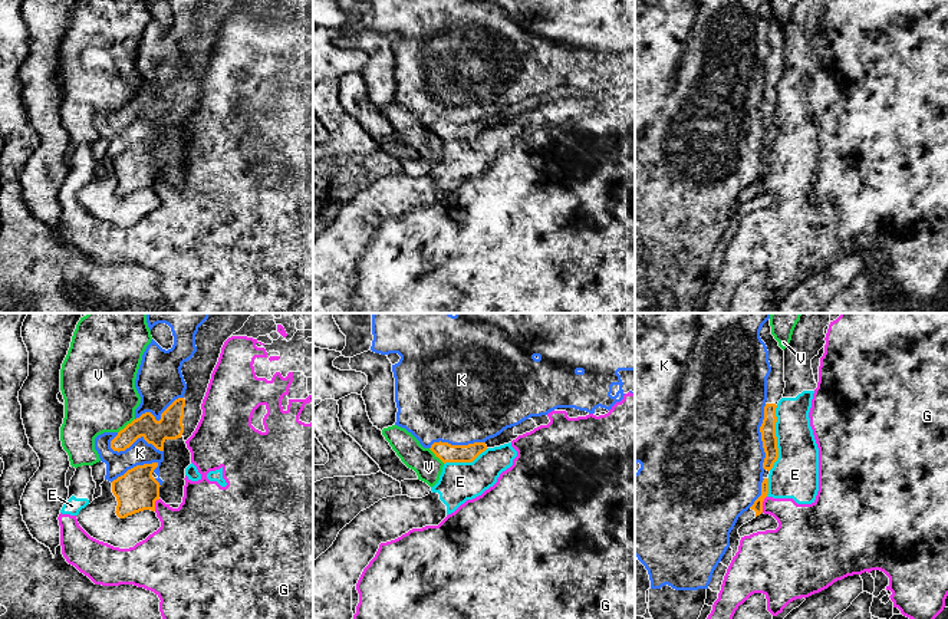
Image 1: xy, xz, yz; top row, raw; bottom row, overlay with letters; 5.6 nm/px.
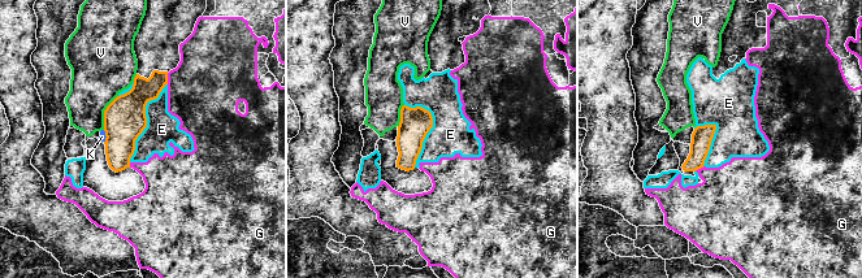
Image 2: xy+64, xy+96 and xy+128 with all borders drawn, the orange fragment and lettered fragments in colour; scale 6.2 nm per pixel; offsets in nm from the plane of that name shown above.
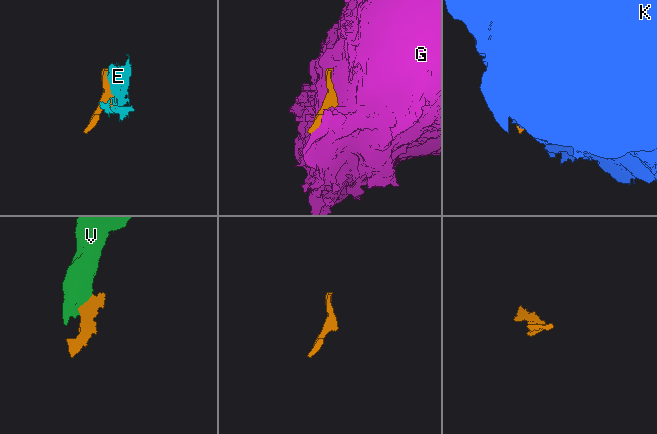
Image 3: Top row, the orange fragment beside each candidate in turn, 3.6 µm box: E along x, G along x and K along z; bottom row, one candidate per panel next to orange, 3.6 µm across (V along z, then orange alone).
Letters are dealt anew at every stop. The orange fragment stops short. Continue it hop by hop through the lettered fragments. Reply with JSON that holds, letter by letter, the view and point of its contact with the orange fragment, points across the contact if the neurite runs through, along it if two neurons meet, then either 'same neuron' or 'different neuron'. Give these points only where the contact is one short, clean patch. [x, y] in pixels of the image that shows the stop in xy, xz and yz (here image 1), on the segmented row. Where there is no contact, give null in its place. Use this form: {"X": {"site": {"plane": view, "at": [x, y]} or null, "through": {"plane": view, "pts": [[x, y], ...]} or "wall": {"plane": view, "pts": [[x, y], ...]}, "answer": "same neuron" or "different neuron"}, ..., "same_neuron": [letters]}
{"E": {"site": {"plane": "yz", "at": [776, 438]}, "answer": "different neuron"}, "G": {"site": {"plane": "yz", "at": [761, 504]}, "answer": "different neuron"}, "K": {"site": {"plane": "xy", "at": [134, 441]}, "answer": "different neuron"}, "V": {"site": {"plane": "xy", "at": [127, 425]}, "wall": {"plane": "xy", "pts": [[134, 418], [118, 433]]}, "answer": "different neuron"}, "same_neuron": []}

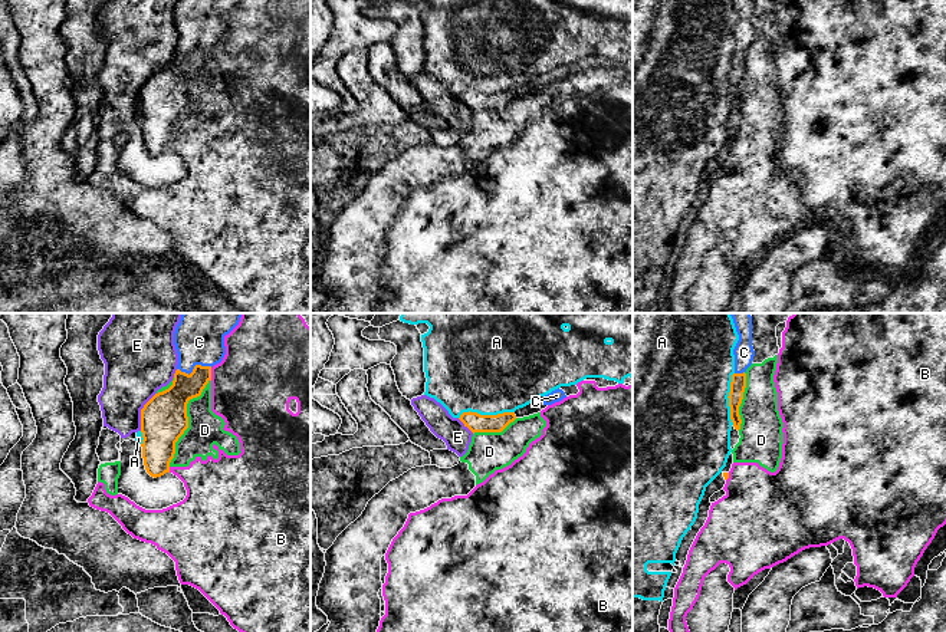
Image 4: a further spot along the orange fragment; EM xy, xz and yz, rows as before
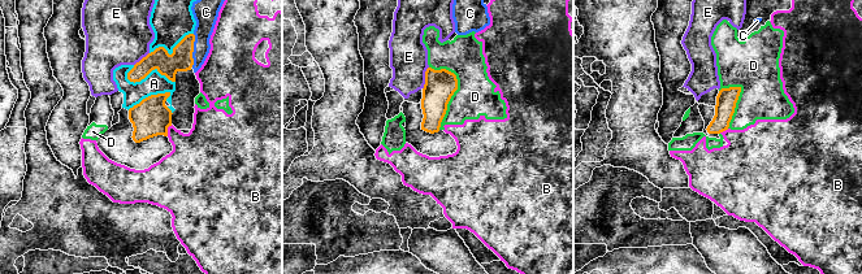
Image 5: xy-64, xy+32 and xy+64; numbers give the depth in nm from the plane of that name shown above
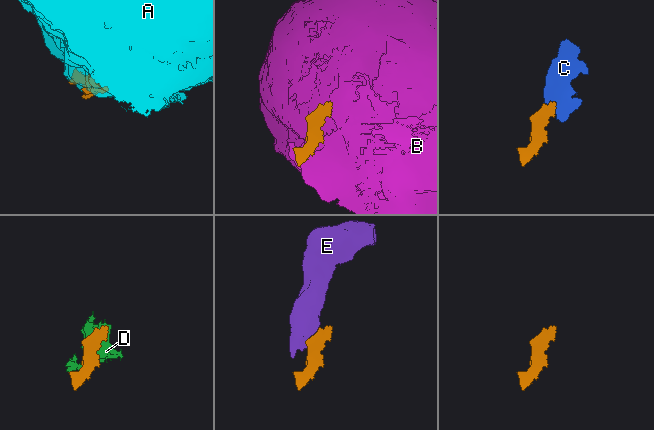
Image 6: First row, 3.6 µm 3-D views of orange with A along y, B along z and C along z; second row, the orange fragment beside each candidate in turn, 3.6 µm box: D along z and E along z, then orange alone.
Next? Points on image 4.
{"A": {"site": {"plane": "xz", "at": [485, 415]}, "answer": "different neuron"}, "B": {"site": {"plane": "xy", "at": [210, 374]}, "answer": "different neuron"}, "C": {"site": {"plane": "xy", "at": [194, 368]}, "through": {"plane": "xy", "pts": [[170, 405], [189, 382], [194, 368], [199, 338]]}, "answer": "same neuron"}, "D": {"site": {"plane": "xy", "at": [187, 421]}, "answer": "different neuron"}, "E": {"site": {"plane": "xy", "at": [141, 411]}, "wall": {"plane": "xy", "pts": [[155, 392], [141, 410], [140, 430]]}, "answer": "different neuron"}, "same_neuron": ["C"]}

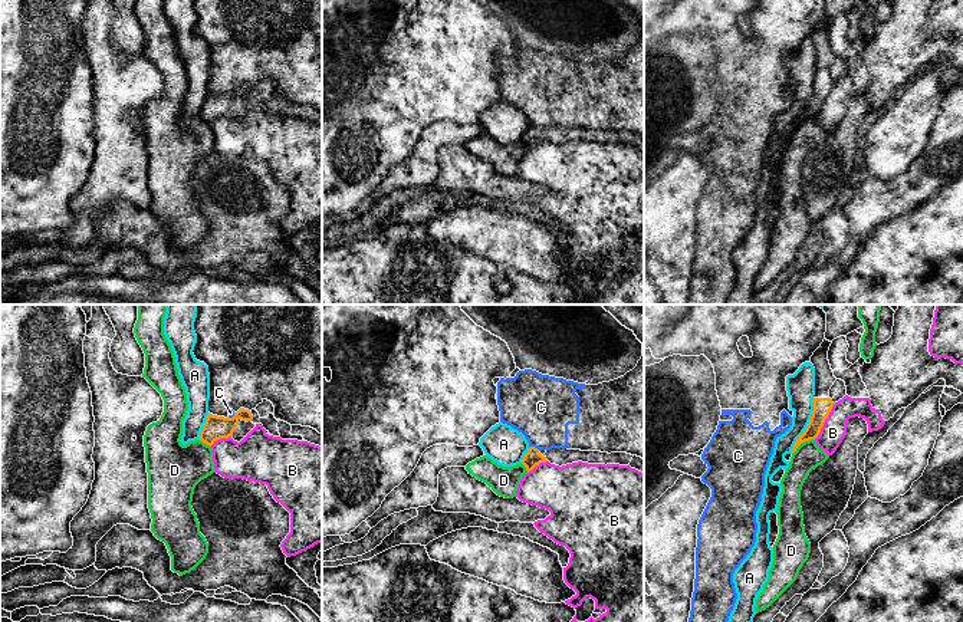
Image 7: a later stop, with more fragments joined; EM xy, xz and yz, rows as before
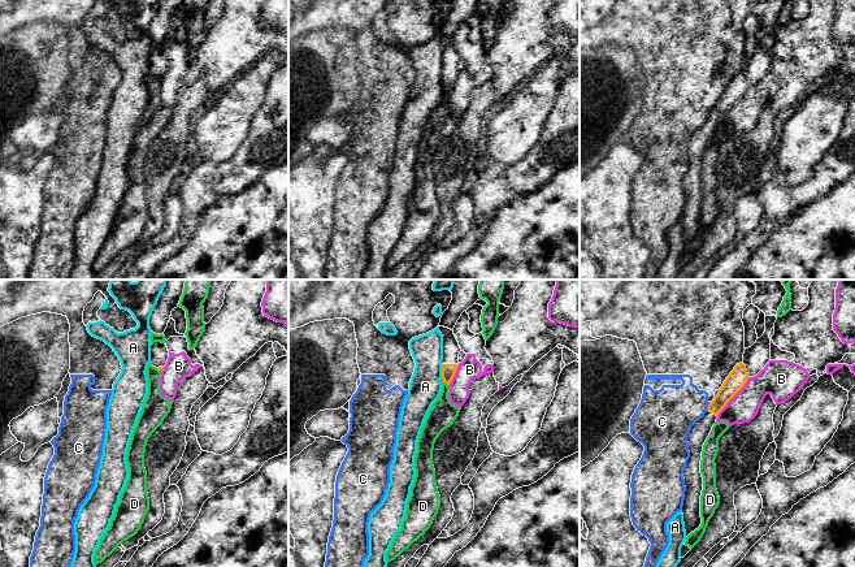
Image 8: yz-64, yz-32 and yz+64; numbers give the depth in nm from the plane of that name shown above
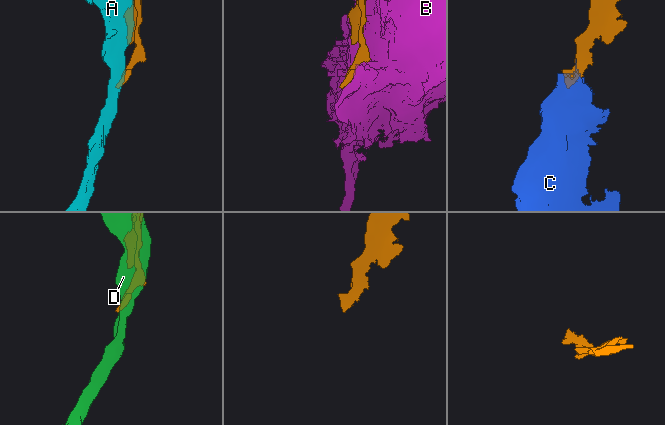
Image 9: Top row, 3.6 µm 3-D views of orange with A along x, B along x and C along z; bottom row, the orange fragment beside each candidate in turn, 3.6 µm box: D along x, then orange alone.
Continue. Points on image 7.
{"A": {"site": {"plane": "yz", "at": [808, 425]}, "wall": {"plane": "yz", "pts": [[814, 398], [811, 420], [796, 440], [792, 453]]}, "answer": "different neuron"}, "B": {"site": {"plane": "yz", "at": [824, 421]}, "answer": "different neuron"}, "C": {"site": {"plane": "xz", "at": [533, 447]}, "wall": {"plane": "xz", "pts": [[531, 446], [539, 450]]}, "answer": "different neuron"}, "D": {"site": {"plane": "yz", "at": [802, 441]}, "wall": {"plane": "yz", "pts": [[814, 438], [805, 440], [794, 453]]}, "answer": "different neuron"}, "same_neuron": []}

